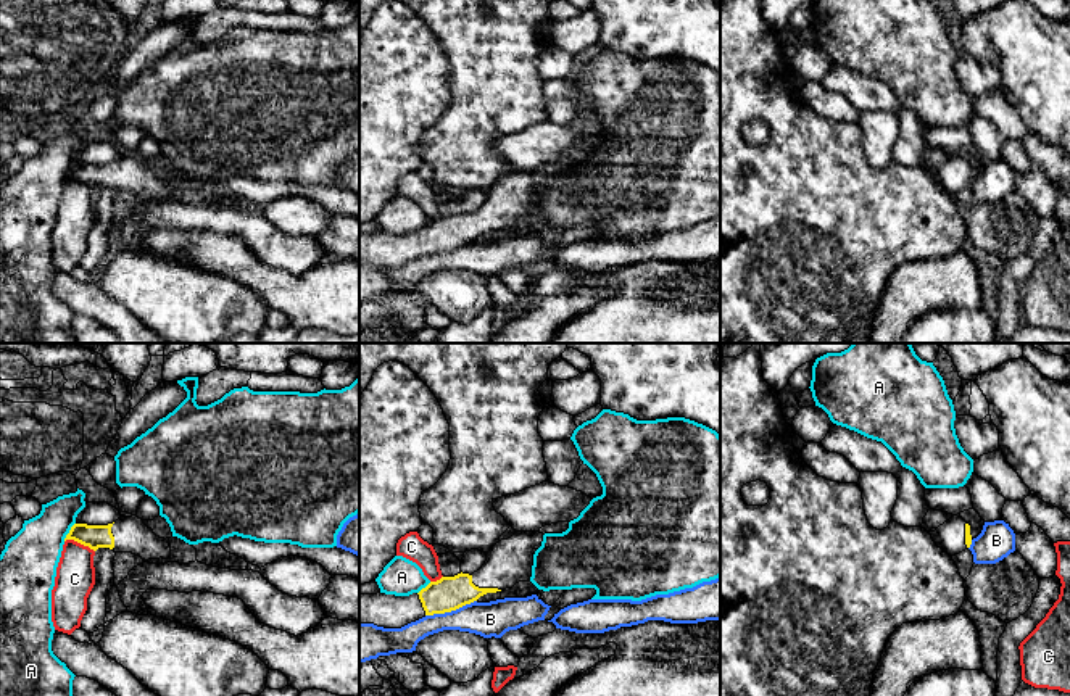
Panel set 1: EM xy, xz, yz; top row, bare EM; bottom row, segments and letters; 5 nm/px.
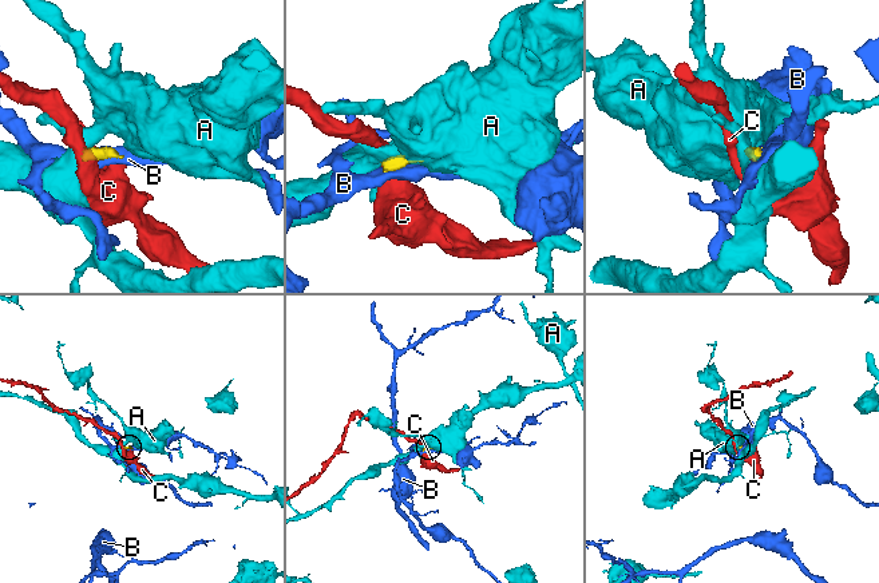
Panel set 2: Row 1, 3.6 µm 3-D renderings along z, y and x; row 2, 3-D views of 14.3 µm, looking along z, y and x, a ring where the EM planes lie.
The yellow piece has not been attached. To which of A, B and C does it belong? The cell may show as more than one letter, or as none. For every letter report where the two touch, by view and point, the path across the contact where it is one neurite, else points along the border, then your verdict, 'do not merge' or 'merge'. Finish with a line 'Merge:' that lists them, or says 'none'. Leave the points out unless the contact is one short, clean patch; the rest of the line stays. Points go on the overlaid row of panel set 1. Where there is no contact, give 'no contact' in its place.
A: xy (70, 532) | along xy (74, 522), (63, 540) | do not merge
B: xz (450, 611) | along xz (476, 600), (450, 611), (426, 616) | do not merge
C: xy (79, 542) | along xy (65, 540), (87, 545), (94, 551) | do not merge
Merge: none

